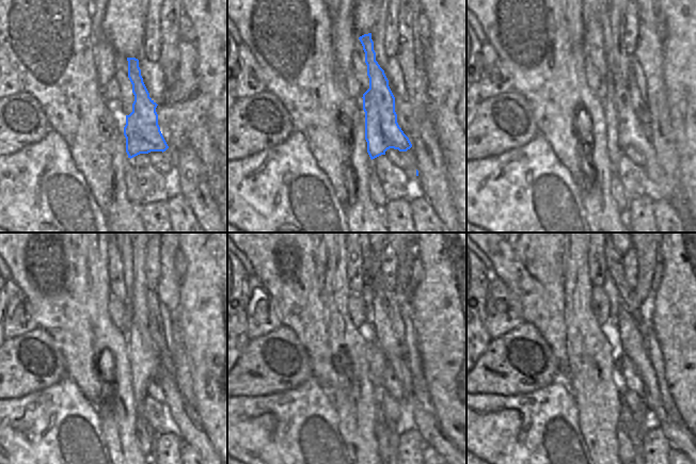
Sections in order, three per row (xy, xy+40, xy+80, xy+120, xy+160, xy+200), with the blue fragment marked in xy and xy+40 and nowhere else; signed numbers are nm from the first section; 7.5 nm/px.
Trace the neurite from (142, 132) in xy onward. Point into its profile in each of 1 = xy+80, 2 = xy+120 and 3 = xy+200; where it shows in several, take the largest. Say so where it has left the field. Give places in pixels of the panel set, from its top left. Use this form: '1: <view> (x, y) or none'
1: xy+80 (623, 129)
2: xy+120 (143, 357)
3: xy+200 (681, 438)

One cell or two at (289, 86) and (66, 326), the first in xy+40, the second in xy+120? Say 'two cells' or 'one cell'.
one cell

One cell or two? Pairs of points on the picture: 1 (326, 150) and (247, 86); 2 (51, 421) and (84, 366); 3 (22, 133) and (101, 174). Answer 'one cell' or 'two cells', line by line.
1: two cells
2: two cells
3: two cells

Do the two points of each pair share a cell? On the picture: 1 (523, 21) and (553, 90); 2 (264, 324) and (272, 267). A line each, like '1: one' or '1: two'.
1: one
2: two

